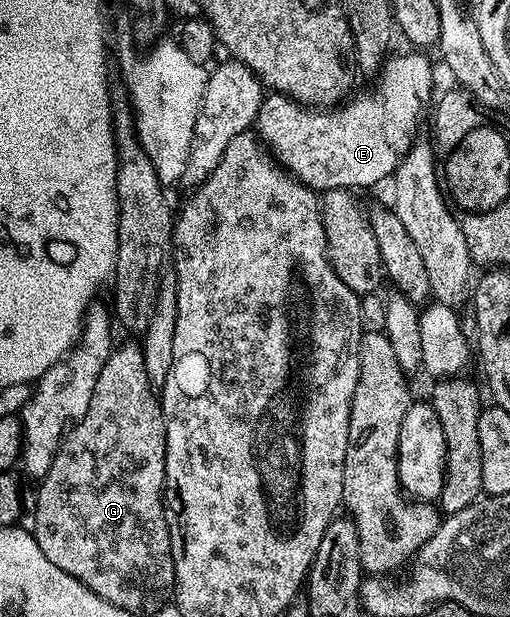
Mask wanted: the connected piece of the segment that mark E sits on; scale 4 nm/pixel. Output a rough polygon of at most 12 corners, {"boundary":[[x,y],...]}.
{"boundary":[[425,52],[333,111],[263,96],[258,140],[308,189],[387,180],[415,140]]}

